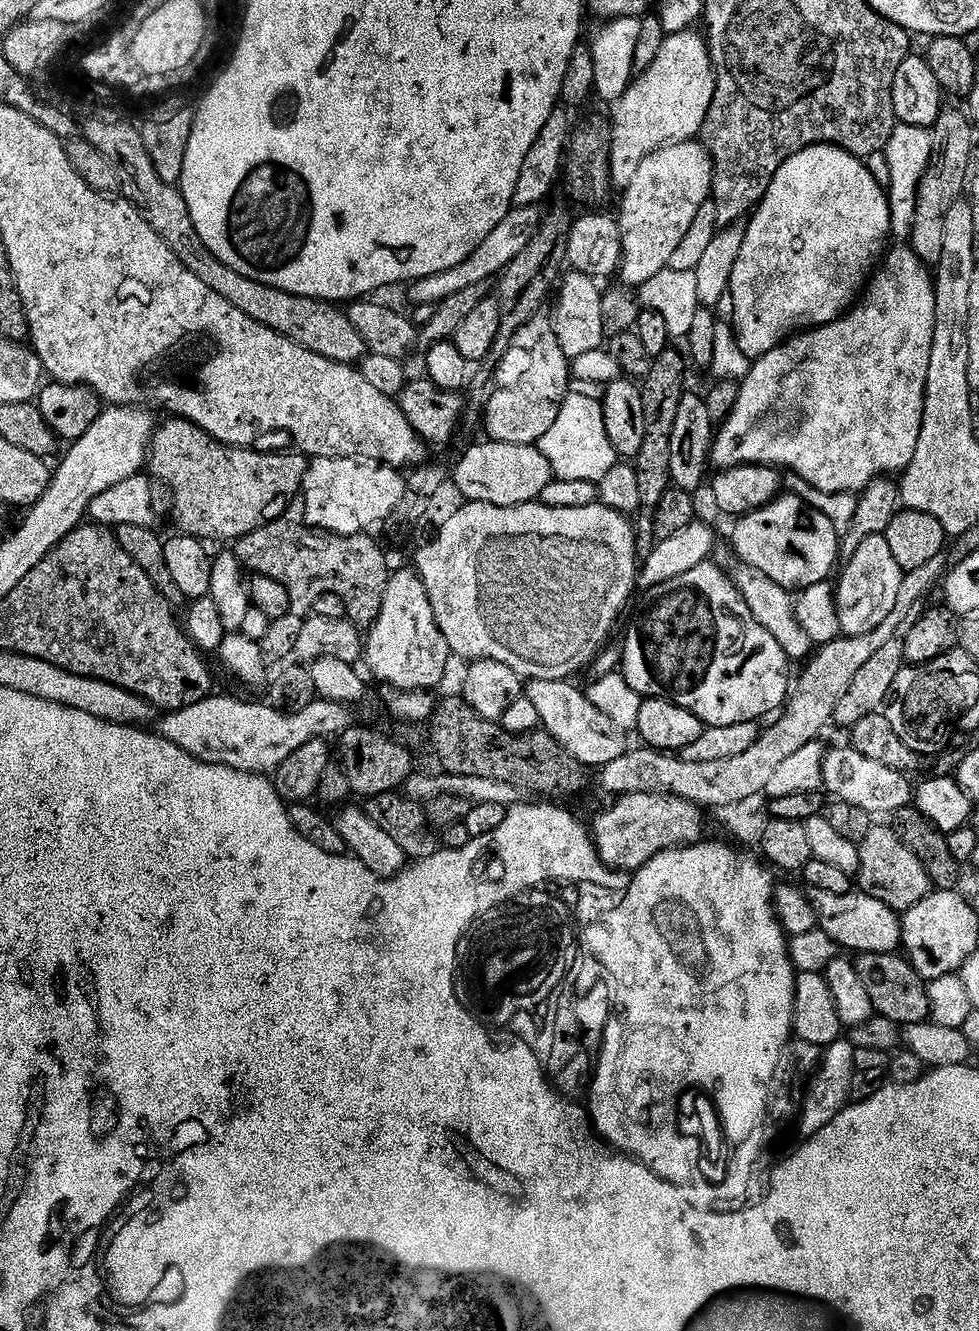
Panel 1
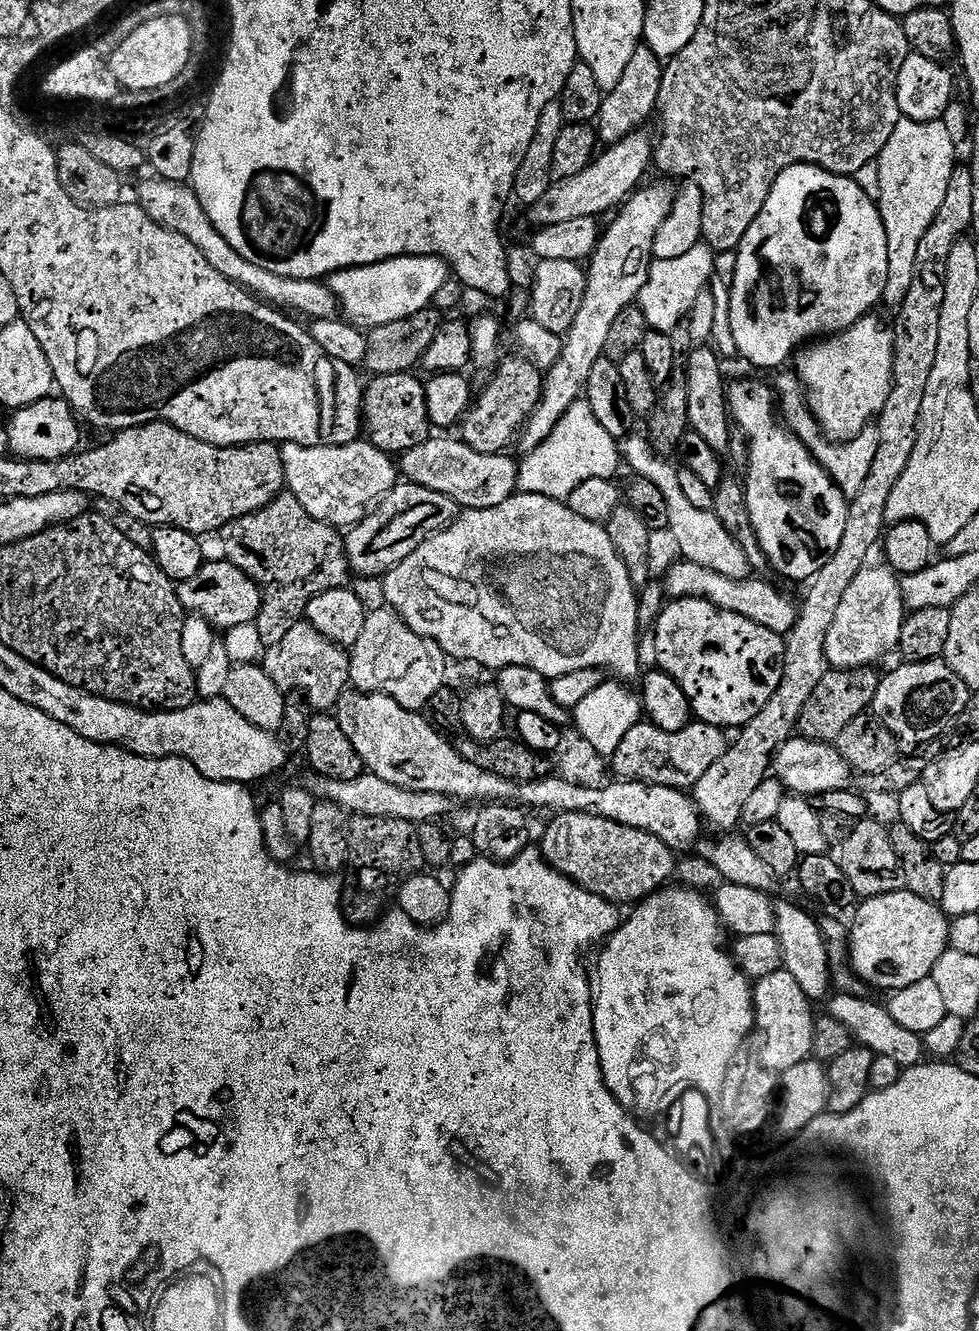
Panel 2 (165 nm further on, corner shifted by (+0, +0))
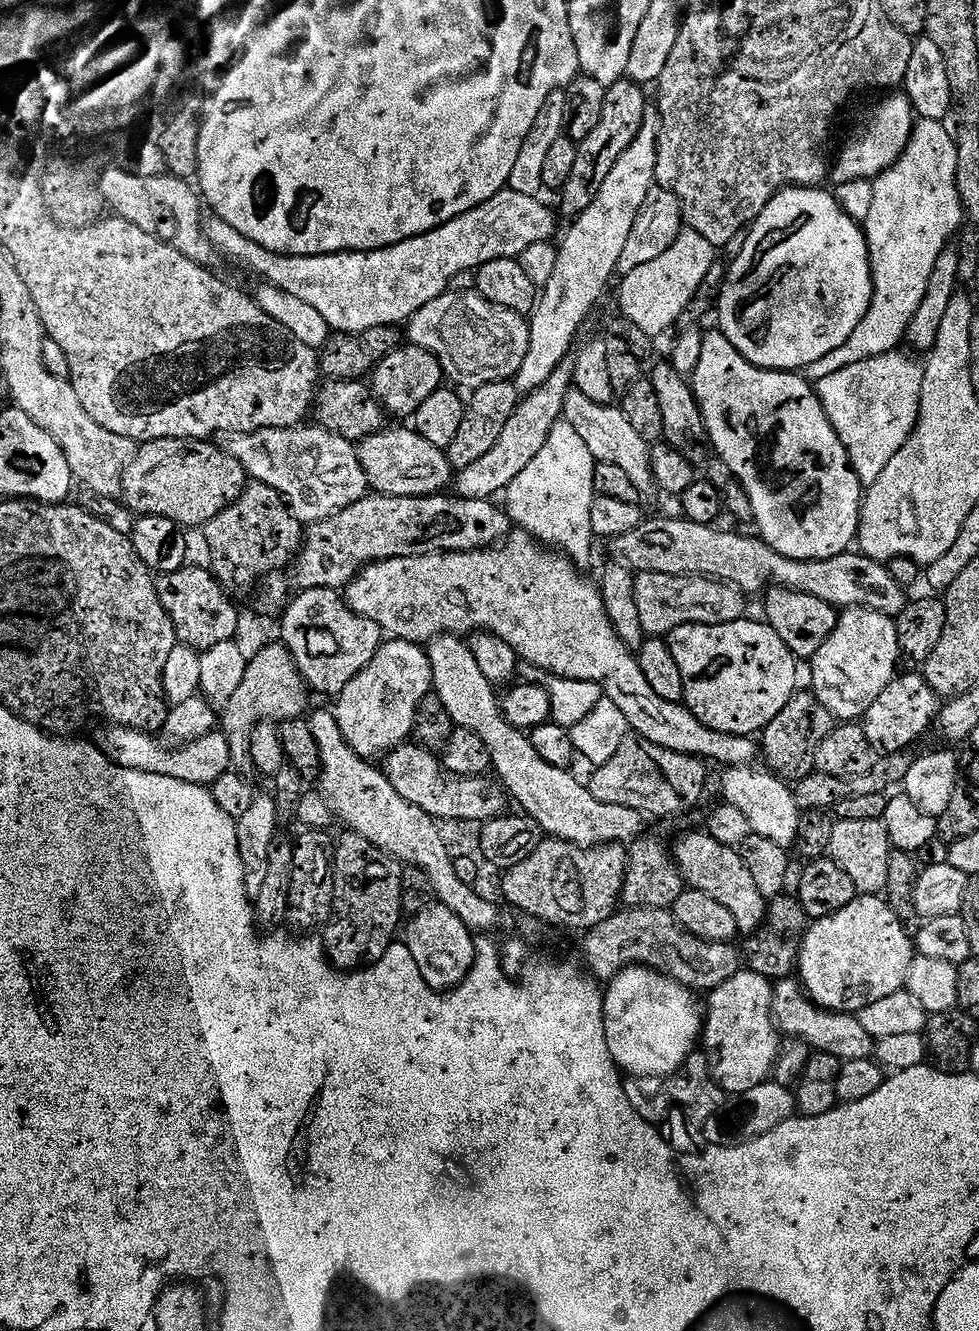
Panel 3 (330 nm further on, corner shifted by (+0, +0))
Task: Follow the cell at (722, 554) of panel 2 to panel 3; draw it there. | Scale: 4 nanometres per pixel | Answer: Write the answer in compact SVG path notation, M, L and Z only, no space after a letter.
M573 390L568 393L564 403L562 419L574 426L574 431L581 436L582 442L586 442L586 447L590 454L594 454L597 462L620 467L630 477L630 482L634 482L641 497L657 495L649 441L644 440L638 430L634 430L634 425L631 424L630 418L626 418L623 407L590 402L586 394Z

